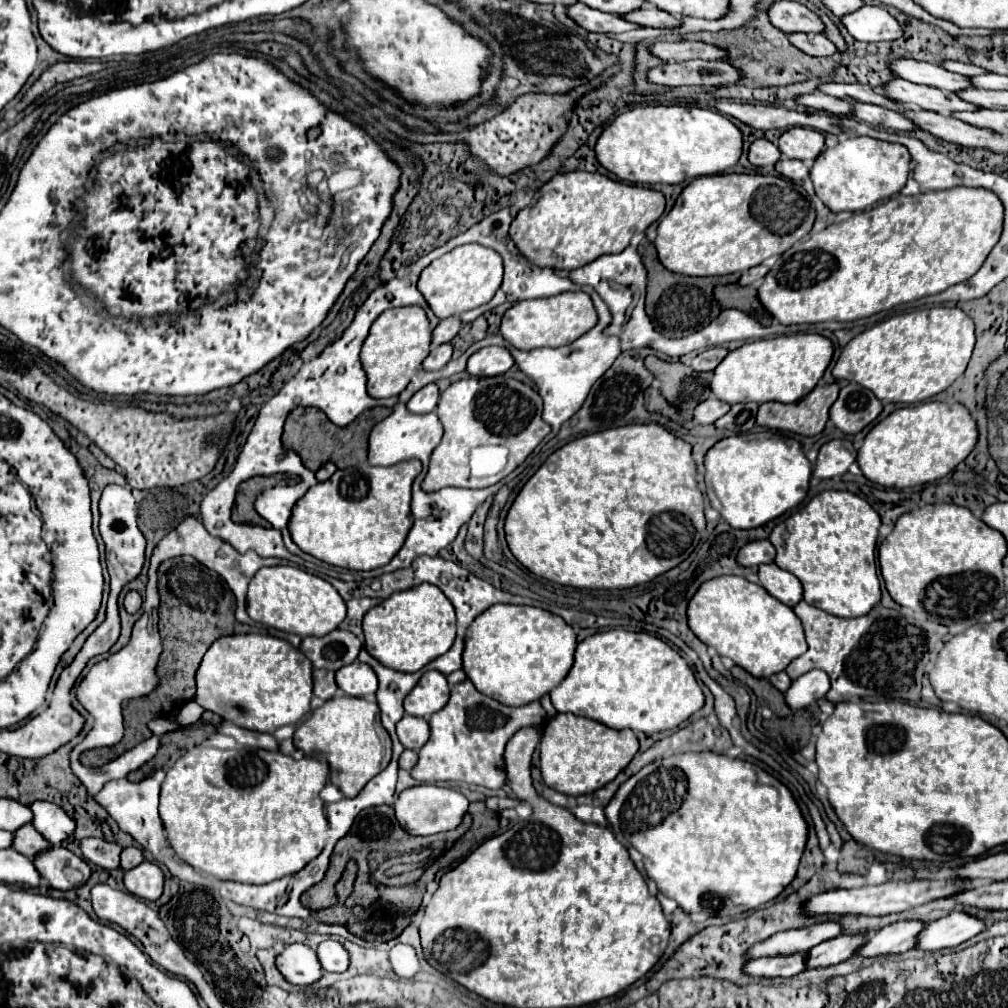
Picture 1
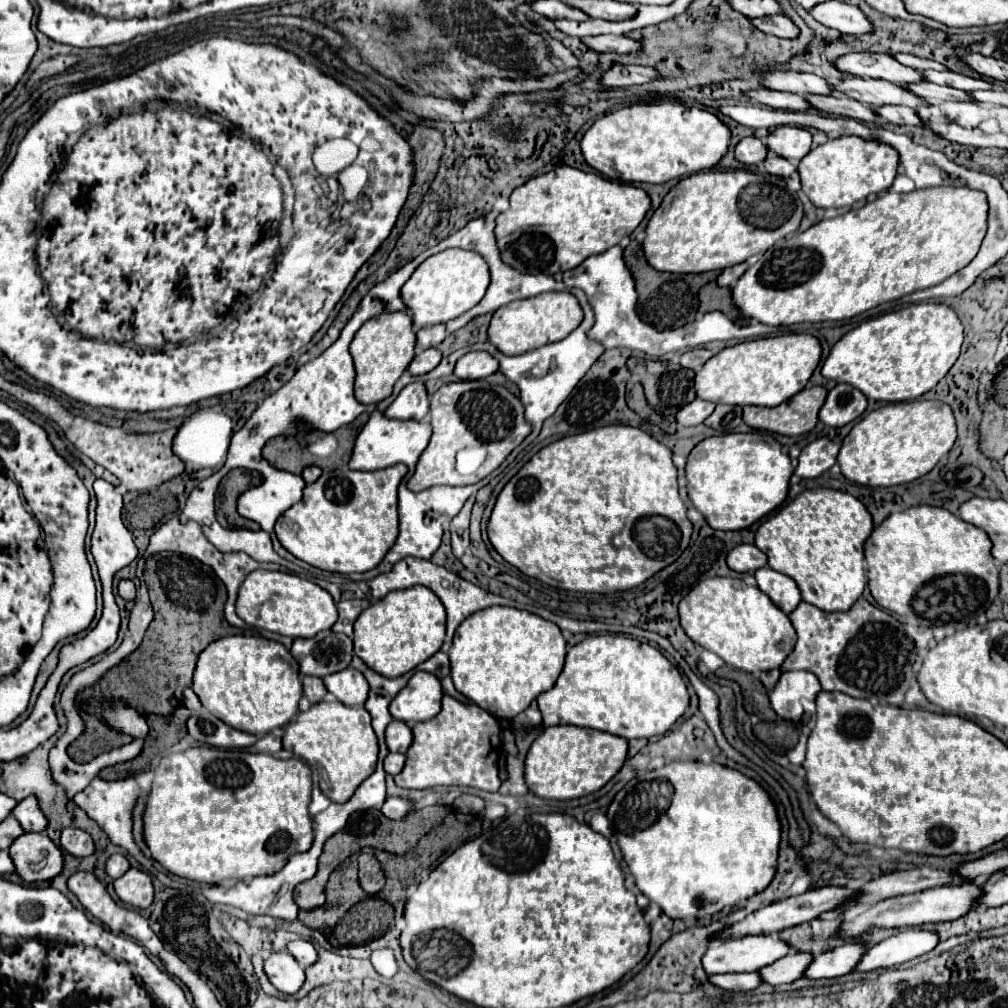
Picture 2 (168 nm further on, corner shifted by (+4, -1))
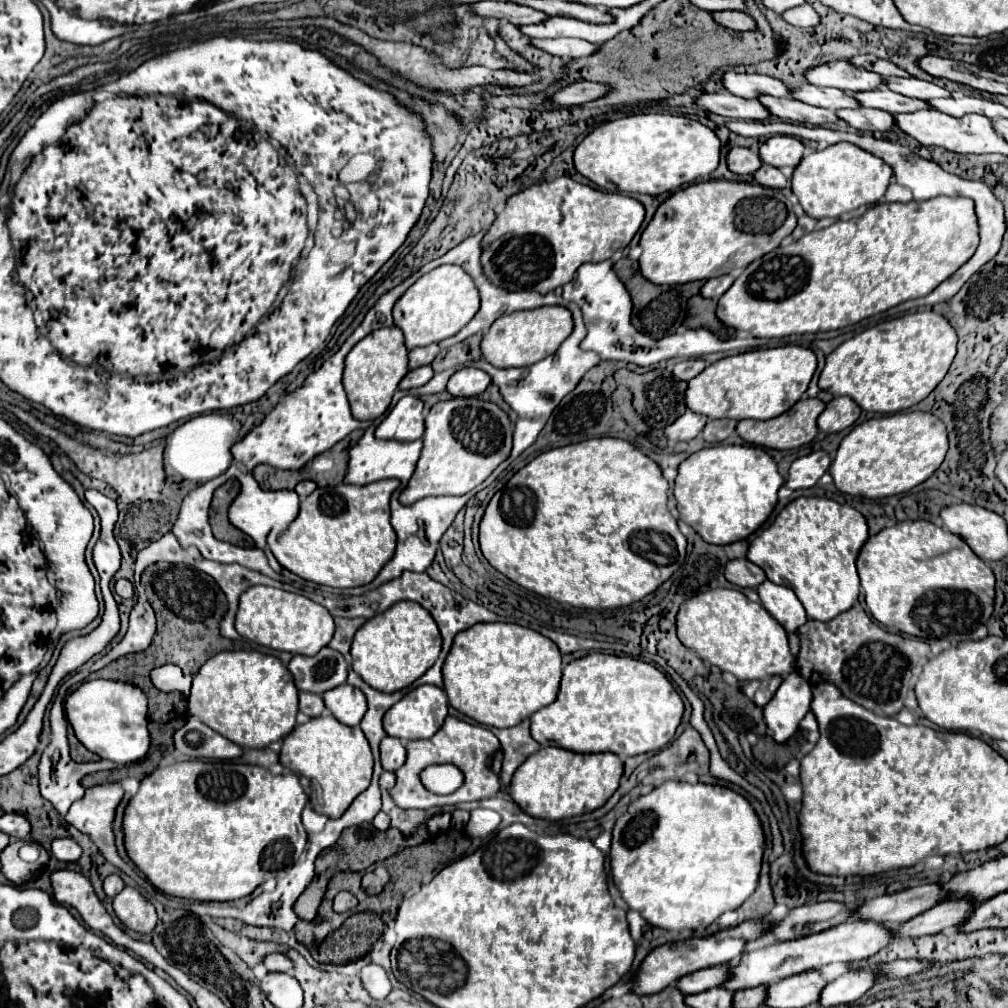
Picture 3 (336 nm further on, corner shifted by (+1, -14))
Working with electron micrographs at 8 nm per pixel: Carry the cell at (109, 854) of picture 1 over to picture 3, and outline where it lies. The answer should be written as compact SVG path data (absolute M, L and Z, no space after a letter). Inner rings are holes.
M56 838L52 844L50 844L50 850L52 854L62 860L62 862L74 862L80 858L82 854L82 848L72 840L72 838Z

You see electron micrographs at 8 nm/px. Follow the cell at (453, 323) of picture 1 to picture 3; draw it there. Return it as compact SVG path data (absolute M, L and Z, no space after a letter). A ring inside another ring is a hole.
M430 344L430 348L414 348L408 352L408 368L414 370L418 366L424 366L424 364L430 364L436 354L440 352L440 346L438 344Z

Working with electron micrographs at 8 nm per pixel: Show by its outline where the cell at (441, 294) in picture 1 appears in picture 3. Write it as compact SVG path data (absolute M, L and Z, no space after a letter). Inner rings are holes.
M438 266L436 270L418 278L406 294L394 304L392 316L394 326L404 334L404 344L408 350L418 346L428 346L460 332L480 308L480 296L470 276L460 266Z

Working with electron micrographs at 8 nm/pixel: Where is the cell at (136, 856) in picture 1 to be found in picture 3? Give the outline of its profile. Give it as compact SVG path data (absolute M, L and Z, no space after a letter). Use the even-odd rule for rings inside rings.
M112 874L112 876L108 876L108 878L104 880L102 888L104 888L104 894L106 894L108 898L114 898L114 896L124 888L124 882L122 882L122 878L120 878L120 876Z

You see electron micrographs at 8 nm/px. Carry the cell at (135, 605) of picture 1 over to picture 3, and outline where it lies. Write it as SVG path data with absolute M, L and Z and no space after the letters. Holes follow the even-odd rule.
M120 578L120 580L116 582L114 590L116 590L116 594L118 594L120 598L132 598L132 594L134 594L132 582L130 582L130 580L124 580L124 578Z

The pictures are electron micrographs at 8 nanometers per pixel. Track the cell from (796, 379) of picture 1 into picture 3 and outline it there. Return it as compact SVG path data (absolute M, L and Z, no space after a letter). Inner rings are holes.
M794 344L728 356L706 366L688 382L686 408L708 418L770 420L800 400L812 380L814 370L814 352Z

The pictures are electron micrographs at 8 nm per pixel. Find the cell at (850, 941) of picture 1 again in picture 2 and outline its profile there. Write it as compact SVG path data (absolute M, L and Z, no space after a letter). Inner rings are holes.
M791 951L783 959L777 959L775 963L759 969L763 983L769 985L783 985L783 983L793 983L795 979L803 977L803 971L807 971L807 963L815 959L811 953L805 951Z

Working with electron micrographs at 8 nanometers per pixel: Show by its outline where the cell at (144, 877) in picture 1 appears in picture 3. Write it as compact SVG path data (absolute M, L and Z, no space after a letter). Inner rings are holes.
M124 888L112 902L118 920L138 934L150 934L158 922L154 906L134 888Z

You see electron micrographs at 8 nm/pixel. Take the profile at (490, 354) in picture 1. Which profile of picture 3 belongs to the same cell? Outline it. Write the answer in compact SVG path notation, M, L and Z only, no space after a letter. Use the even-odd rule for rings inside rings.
M460 368L452 374L452 378L446 384L448 394L452 396L478 396L482 394L490 384L490 376L478 368Z

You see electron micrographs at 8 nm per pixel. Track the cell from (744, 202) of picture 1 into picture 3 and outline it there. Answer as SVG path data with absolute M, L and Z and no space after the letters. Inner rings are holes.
M708 180L692 184L684 190L674 192L666 198L650 224L640 236L640 272L646 280L654 284L686 284L692 280L708 280L732 272L734 268L746 268L752 260L772 252L780 246L796 226L796 216L786 206L786 196L774 188L764 188L760 184L730 182L730 180Z

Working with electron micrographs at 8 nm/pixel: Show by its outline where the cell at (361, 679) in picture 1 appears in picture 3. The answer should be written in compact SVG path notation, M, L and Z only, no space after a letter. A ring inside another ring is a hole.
M342 684L330 692L324 692L324 704L332 716L346 726L358 726L368 708L366 696L350 684Z

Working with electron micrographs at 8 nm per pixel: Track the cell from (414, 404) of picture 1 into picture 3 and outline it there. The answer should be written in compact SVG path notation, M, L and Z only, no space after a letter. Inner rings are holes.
M404 396L388 416L378 424L374 436L382 440L418 440L424 434L422 402L416 396Z

